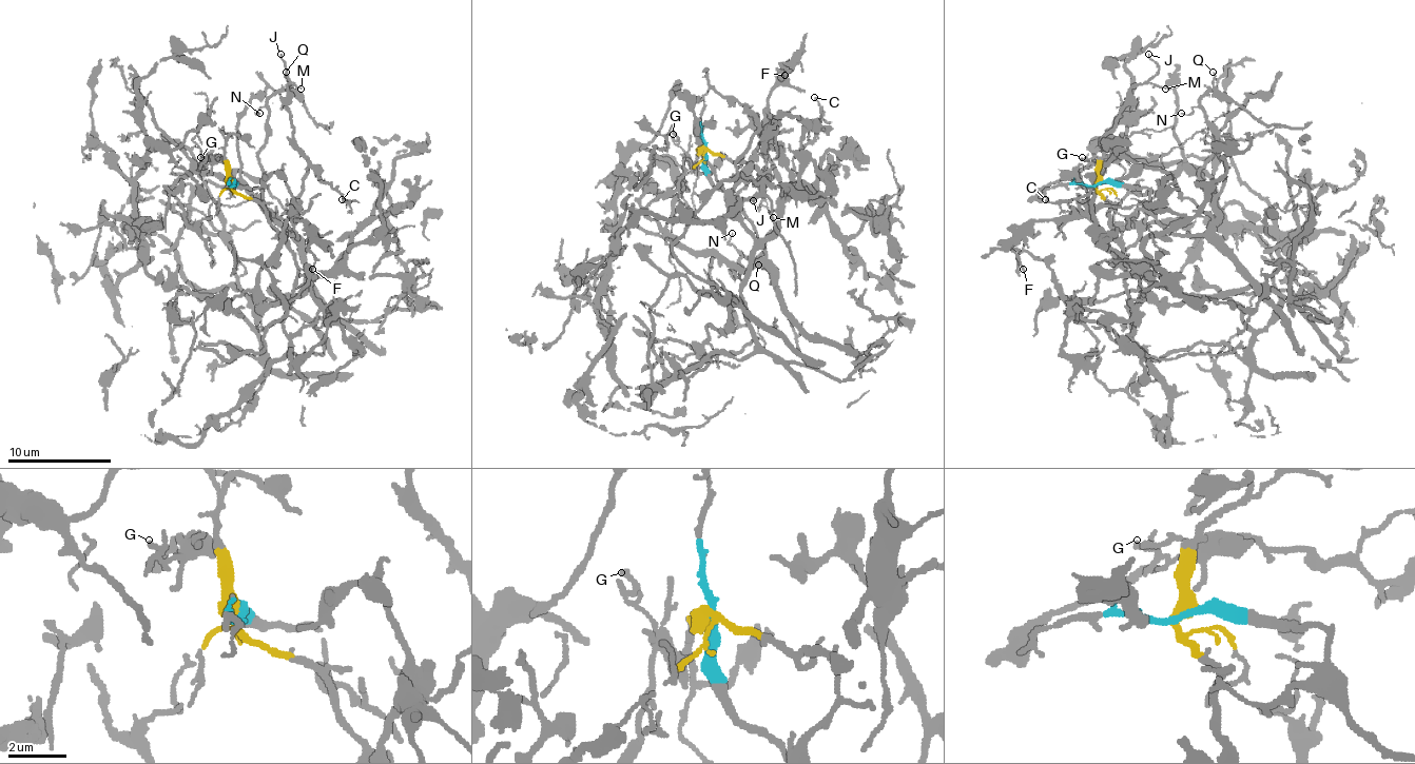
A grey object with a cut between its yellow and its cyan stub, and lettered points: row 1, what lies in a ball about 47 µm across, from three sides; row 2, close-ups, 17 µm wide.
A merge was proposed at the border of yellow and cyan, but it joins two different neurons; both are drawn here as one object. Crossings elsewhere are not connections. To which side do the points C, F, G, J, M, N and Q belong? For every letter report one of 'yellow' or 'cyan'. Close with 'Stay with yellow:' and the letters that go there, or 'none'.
C: cyan
F: yellow
G: cyan
J: cyan
M: cyan
N: cyan
Q: cyan
Stay with yellow: F

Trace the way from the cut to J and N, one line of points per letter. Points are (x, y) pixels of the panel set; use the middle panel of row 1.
J: (703, 149), (705, 177), (755, 226), (752, 265), (780, 215), (764, 156), (752, 200)
N: (703, 149), (705, 177), (747, 215), (764, 254), (734, 267), (736, 277), (741, 256), (731, 233)

